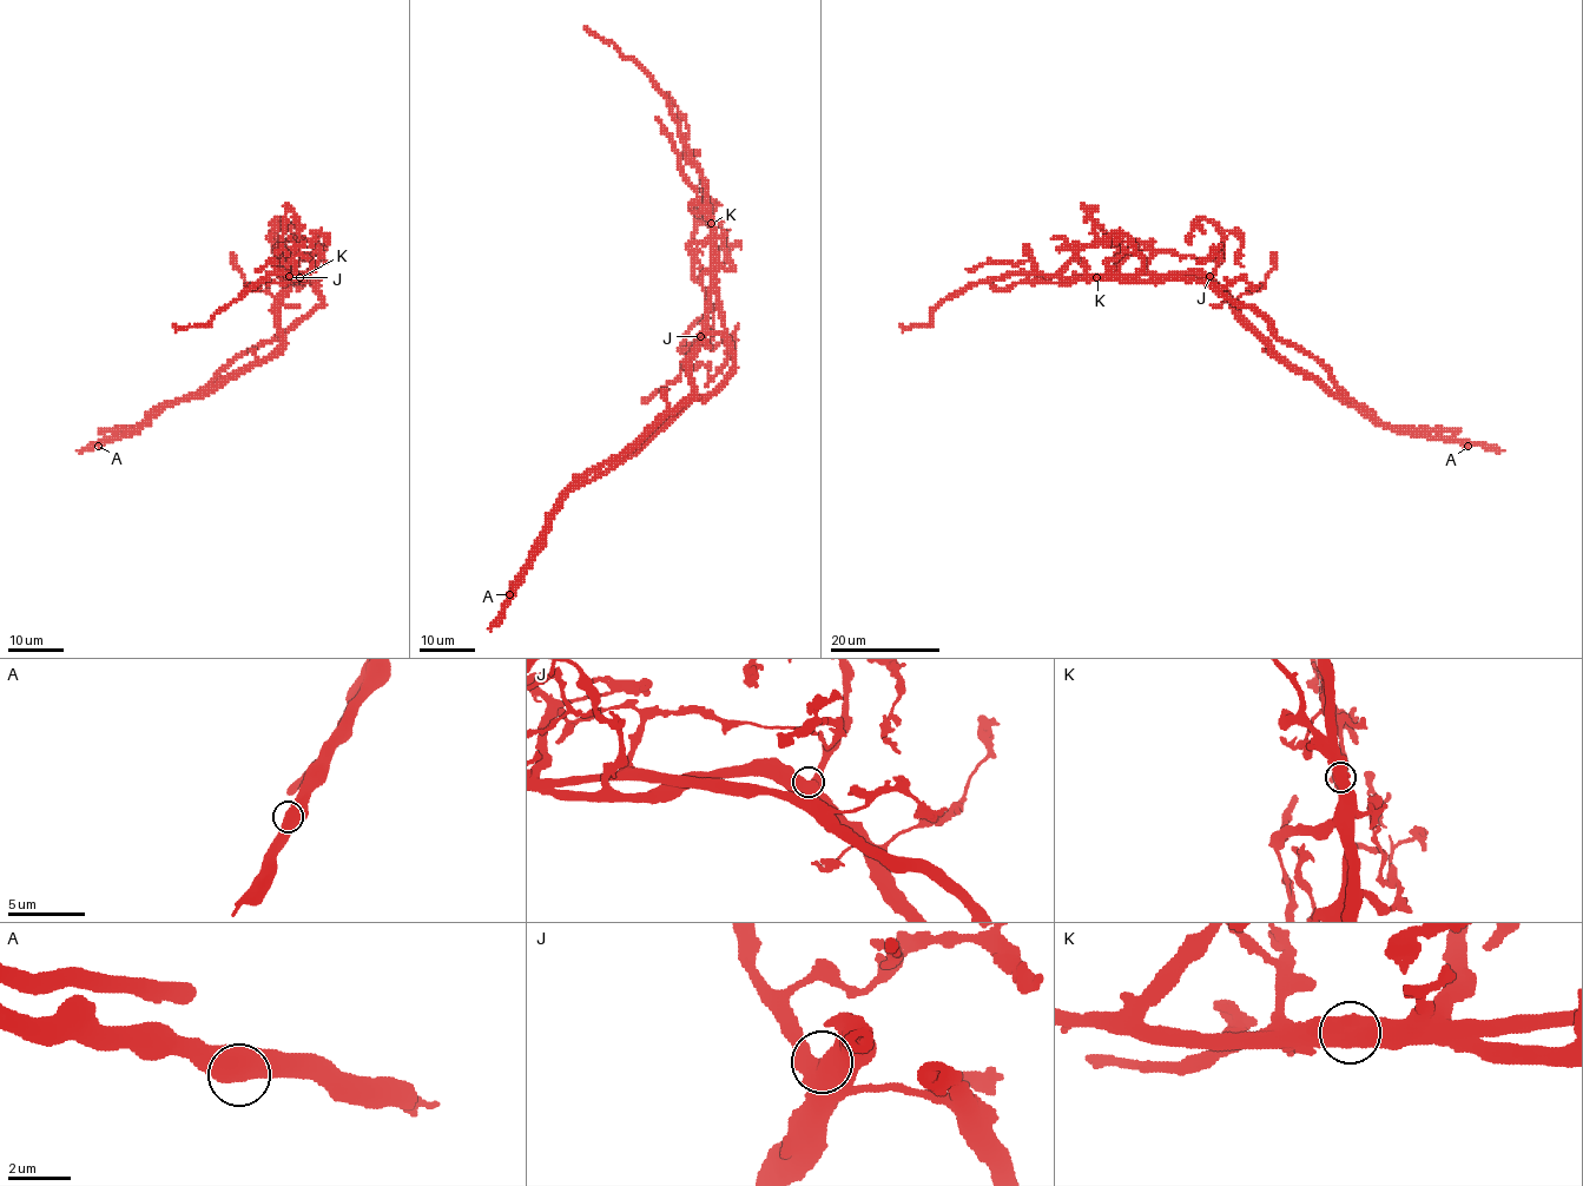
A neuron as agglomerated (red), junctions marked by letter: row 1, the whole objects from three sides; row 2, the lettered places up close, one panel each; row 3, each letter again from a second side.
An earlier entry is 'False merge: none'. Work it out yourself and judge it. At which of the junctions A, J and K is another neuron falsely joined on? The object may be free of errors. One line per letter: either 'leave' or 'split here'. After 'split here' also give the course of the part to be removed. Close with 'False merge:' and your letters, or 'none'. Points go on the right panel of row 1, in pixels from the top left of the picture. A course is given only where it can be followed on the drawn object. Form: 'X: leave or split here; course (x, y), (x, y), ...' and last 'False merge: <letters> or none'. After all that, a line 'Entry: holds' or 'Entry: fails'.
A: leave
J: leave
K: split here; course (1097, 278), (1165, 275), (1213, 283), (1247, 304), (1281, 340), (1310, 354), (1383, 422), (1459, 432)
False merge: K
Entry: fails

